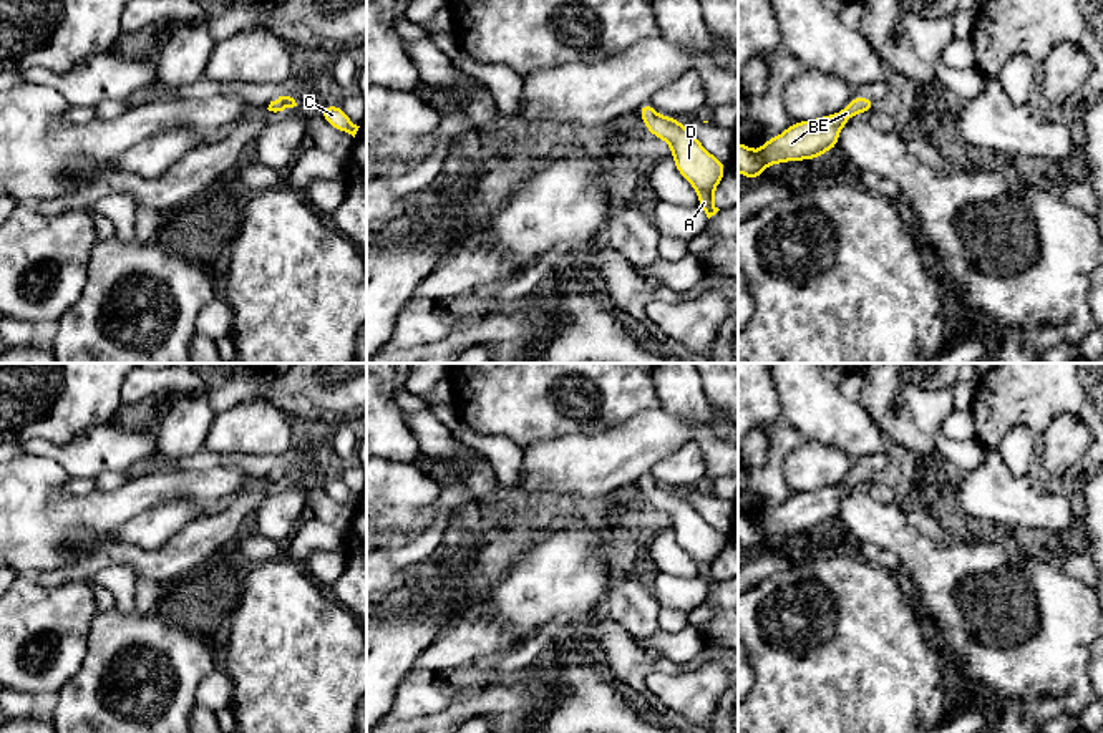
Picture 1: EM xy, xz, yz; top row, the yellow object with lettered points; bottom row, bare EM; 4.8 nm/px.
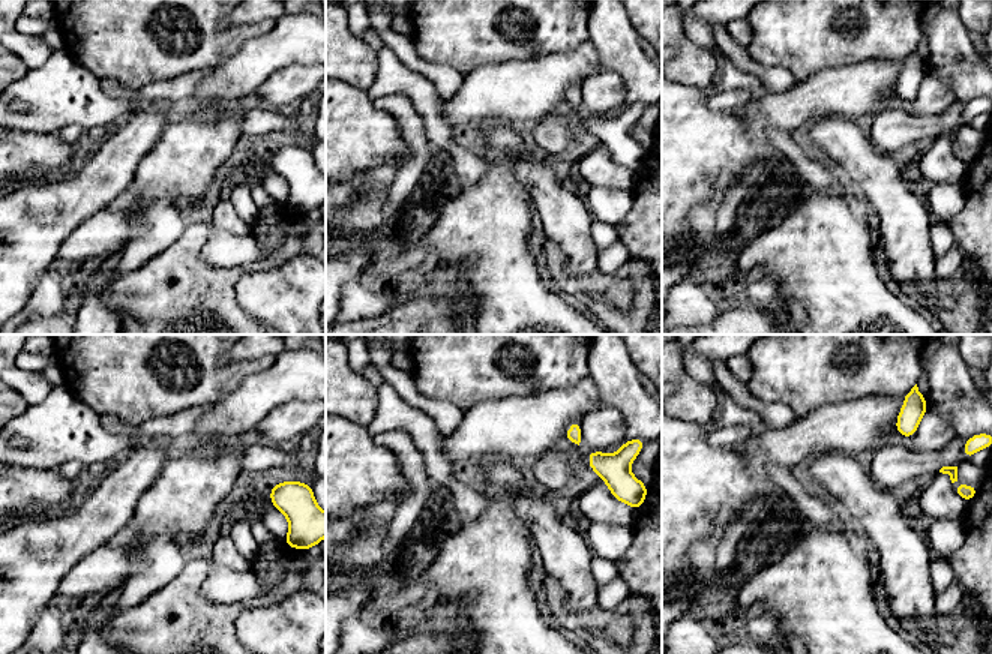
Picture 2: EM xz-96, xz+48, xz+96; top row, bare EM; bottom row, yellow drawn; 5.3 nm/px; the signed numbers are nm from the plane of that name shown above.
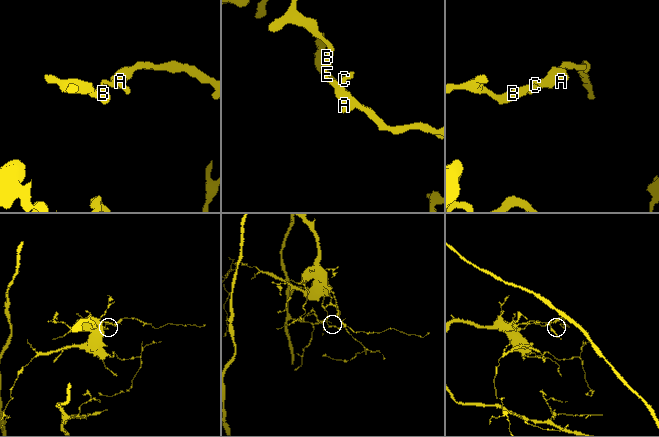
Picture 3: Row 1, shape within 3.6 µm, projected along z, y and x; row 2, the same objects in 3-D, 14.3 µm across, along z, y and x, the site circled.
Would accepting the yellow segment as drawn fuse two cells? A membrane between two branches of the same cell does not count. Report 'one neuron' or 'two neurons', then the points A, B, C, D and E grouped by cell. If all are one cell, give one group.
one neuron; groups A B C D E

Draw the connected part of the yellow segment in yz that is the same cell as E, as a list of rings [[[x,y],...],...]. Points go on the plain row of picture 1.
[[[856,466],[841,484],[793,494],[783,506],[768,511],[758,524],[738,514],[738,542],[750,552],[760,549],[770,536],[814,531],[838,517],[838,506],[853,486],[871,481],[876,481],[876,474]]]

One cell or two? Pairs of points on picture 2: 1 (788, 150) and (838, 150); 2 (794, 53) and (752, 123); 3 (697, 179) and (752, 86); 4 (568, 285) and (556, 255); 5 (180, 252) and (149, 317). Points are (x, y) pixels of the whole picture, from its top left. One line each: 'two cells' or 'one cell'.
1: two cells
2: two cells
3: two cells
4: one cell
5: one cell

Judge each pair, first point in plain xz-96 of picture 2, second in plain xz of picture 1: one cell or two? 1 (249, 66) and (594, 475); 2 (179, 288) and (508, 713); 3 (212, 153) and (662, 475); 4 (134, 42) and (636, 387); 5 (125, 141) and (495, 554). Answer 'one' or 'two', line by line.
1: one
2: one
3: two
4: one
5: one

